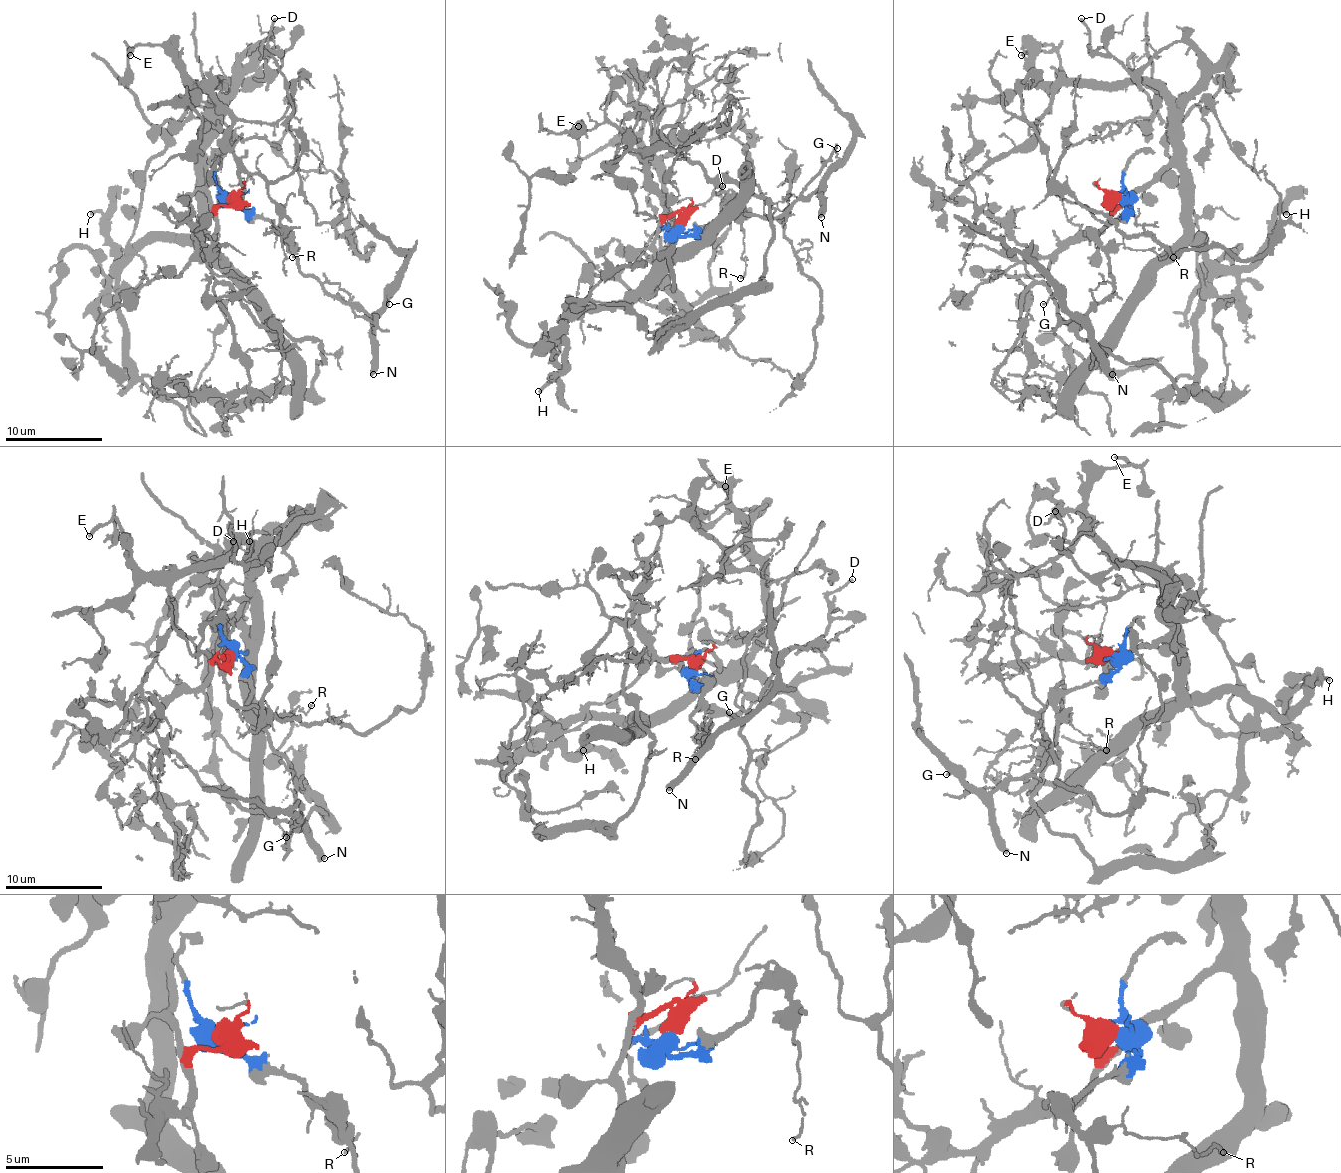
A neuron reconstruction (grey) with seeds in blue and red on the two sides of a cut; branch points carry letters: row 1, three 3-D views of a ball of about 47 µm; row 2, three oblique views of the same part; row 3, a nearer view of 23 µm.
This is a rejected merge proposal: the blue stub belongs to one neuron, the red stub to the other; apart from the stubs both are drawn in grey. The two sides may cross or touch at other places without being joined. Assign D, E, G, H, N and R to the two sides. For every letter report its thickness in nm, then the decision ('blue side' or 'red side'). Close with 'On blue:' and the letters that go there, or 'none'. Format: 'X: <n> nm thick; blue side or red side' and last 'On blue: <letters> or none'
D: 190 nm thick; red side
E: 260 nm thick; red side
G: 100 nm thick; blue side
H: 260 nm thick; red side
N: 460 nm thick; blue side
R: 130 nm thick; blue side
On blue: G, N, R

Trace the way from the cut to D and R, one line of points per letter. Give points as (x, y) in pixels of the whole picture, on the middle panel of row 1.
D: (681, 225), (674, 213), (655, 235), (652, 278), (691, 305), (730, 225), (723, 186)
R: (679, 225), (684, 235), (698, 235), (725, 203), (735, 203), (742, 210), (745, 235), (745, 274), (740, 278)

